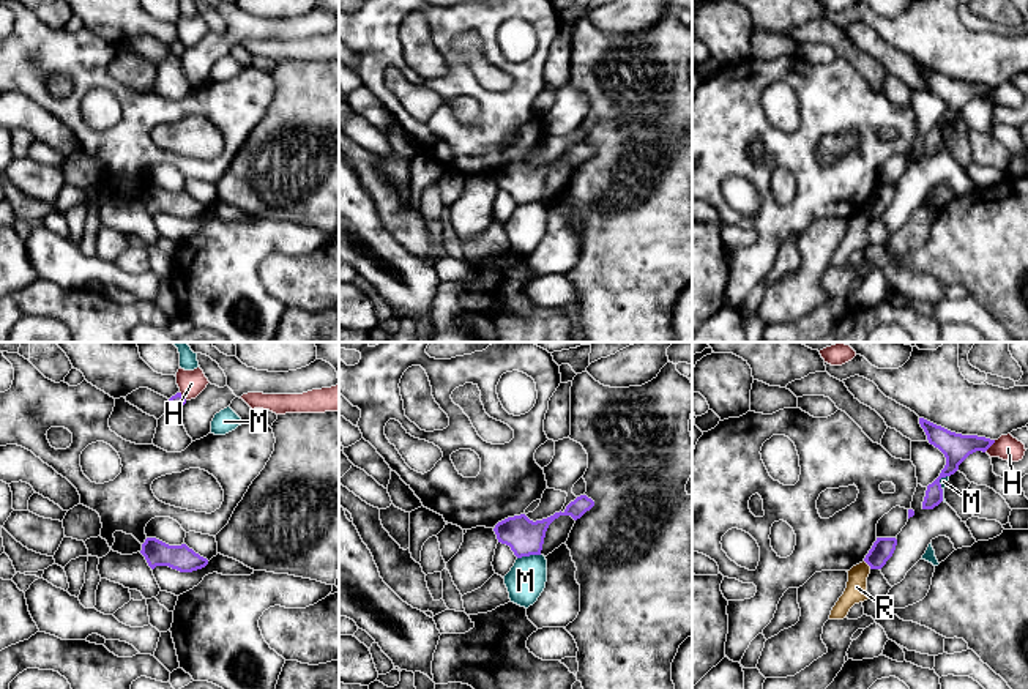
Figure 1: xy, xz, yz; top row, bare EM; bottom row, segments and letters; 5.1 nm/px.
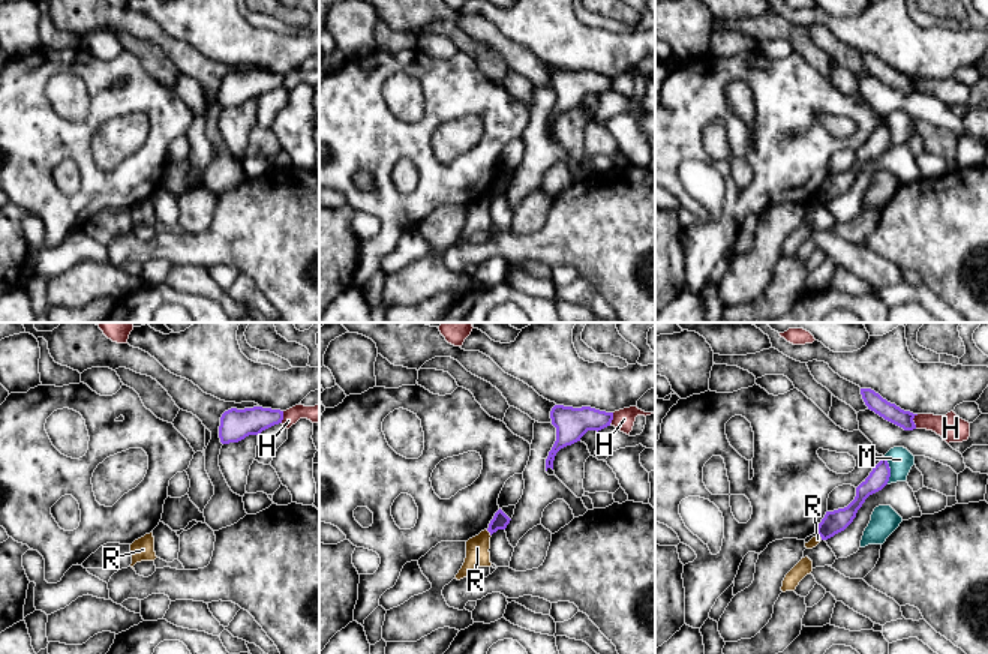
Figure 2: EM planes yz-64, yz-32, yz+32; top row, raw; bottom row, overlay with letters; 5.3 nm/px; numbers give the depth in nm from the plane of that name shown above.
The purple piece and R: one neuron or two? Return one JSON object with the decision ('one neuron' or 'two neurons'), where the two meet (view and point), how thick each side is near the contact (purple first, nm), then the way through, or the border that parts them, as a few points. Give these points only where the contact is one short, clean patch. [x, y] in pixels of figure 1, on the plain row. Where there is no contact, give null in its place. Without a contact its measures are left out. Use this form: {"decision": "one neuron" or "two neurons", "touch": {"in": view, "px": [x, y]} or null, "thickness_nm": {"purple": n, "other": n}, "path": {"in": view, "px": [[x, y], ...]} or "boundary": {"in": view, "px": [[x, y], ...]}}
{"decision": "two neurons", "touch": {"in": "yz", "px": [867, 210]}, "thickness_nm": {"purple": 110, "other": 110}, "boundary": {"in": "yz", "px": [[864, 207], [871, 215]]}}

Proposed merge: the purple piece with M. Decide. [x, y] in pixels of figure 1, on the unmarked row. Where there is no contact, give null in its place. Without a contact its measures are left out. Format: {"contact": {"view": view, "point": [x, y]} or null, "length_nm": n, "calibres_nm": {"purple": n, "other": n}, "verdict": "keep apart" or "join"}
{"contact": {"view": "xz", "point": [528, 202]}, "length_nm": 120, "calibres_nm": {"purple": 180, "other": 200}, "verdict": "keep apart"}

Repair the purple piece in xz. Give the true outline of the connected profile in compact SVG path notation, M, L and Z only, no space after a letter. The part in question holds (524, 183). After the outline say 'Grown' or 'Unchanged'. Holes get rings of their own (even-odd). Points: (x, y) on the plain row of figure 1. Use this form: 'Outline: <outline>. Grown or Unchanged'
Outline: M587 142L577 143L566 156L555 159L542 167L530 167L525 161L508 164L498 169L494 175L498 189L511 194L517 205L541 202L546 178L549 172L560 162L571 162L574 167L580 166L594 153L594 148Z. Unchanged

